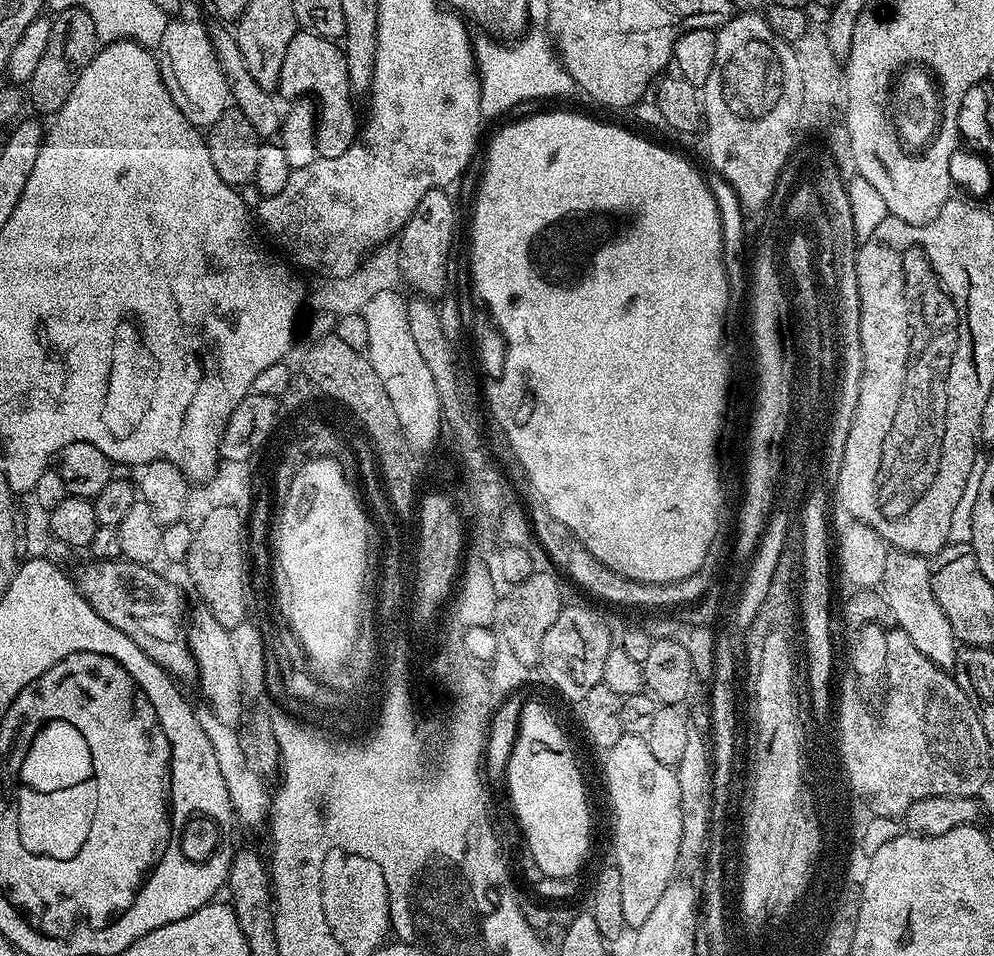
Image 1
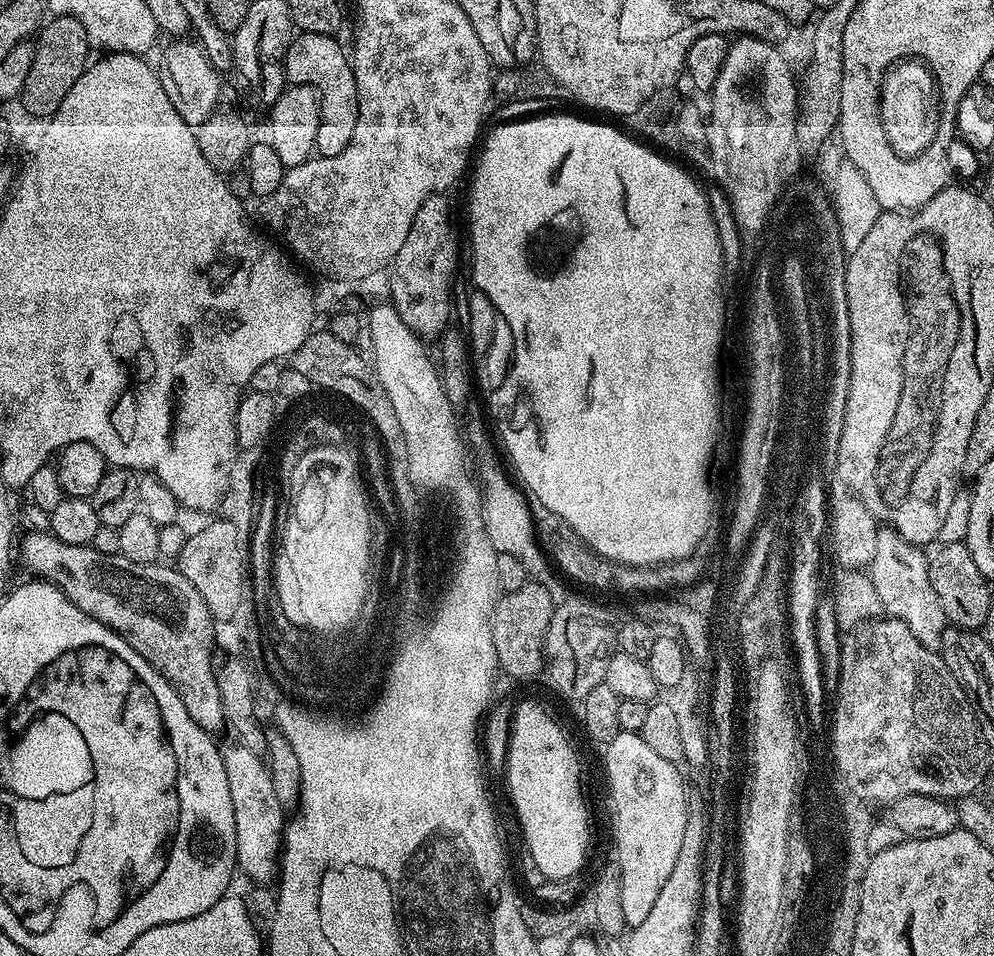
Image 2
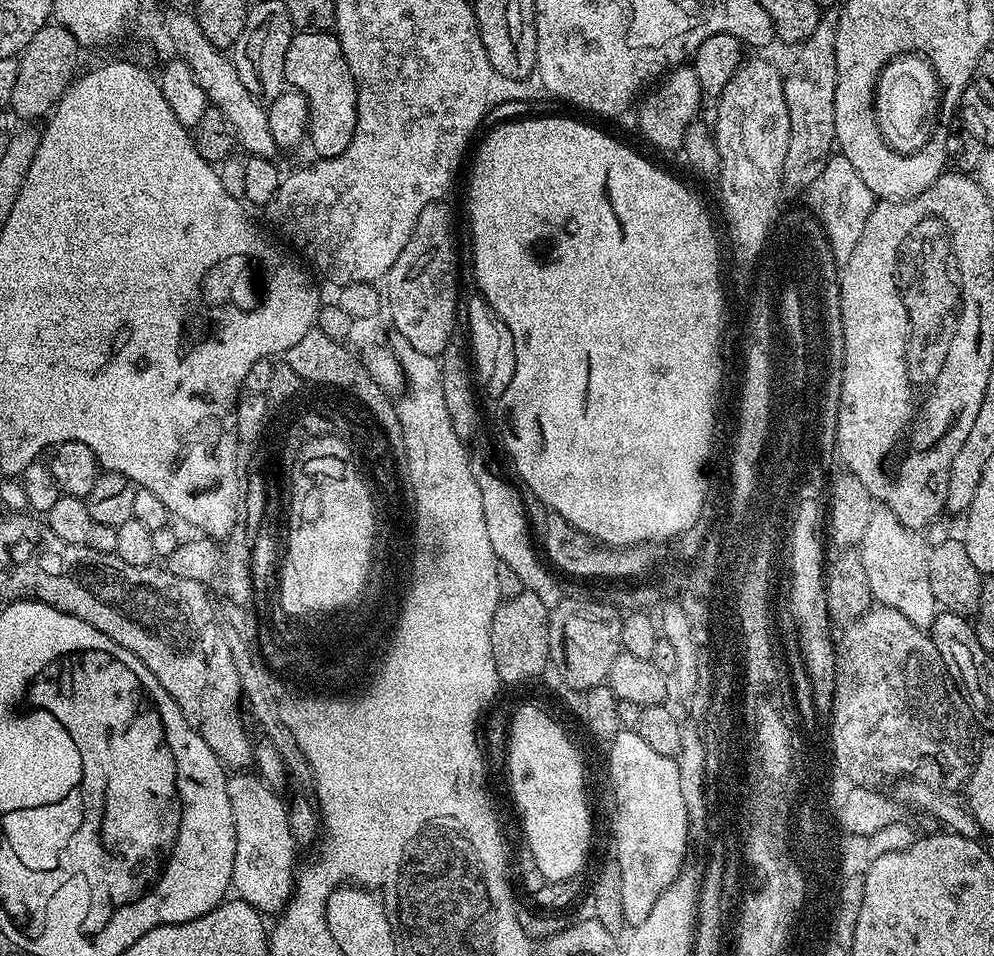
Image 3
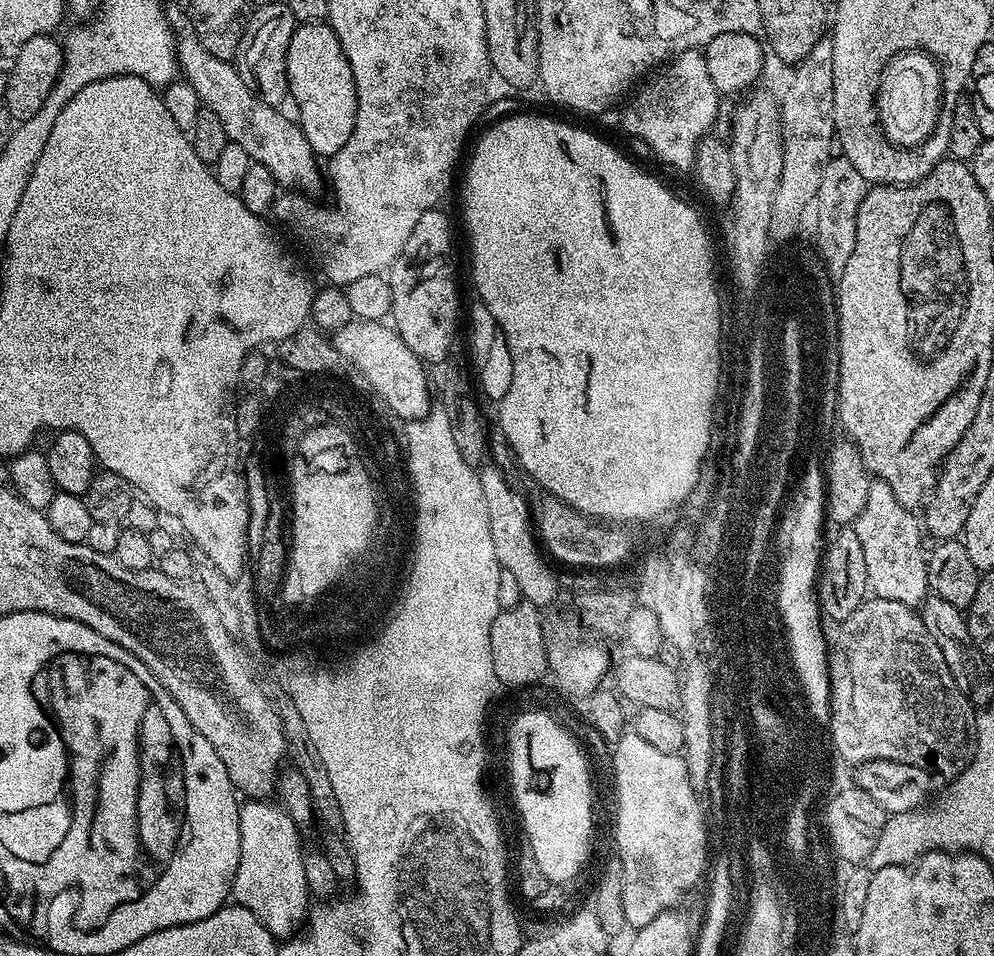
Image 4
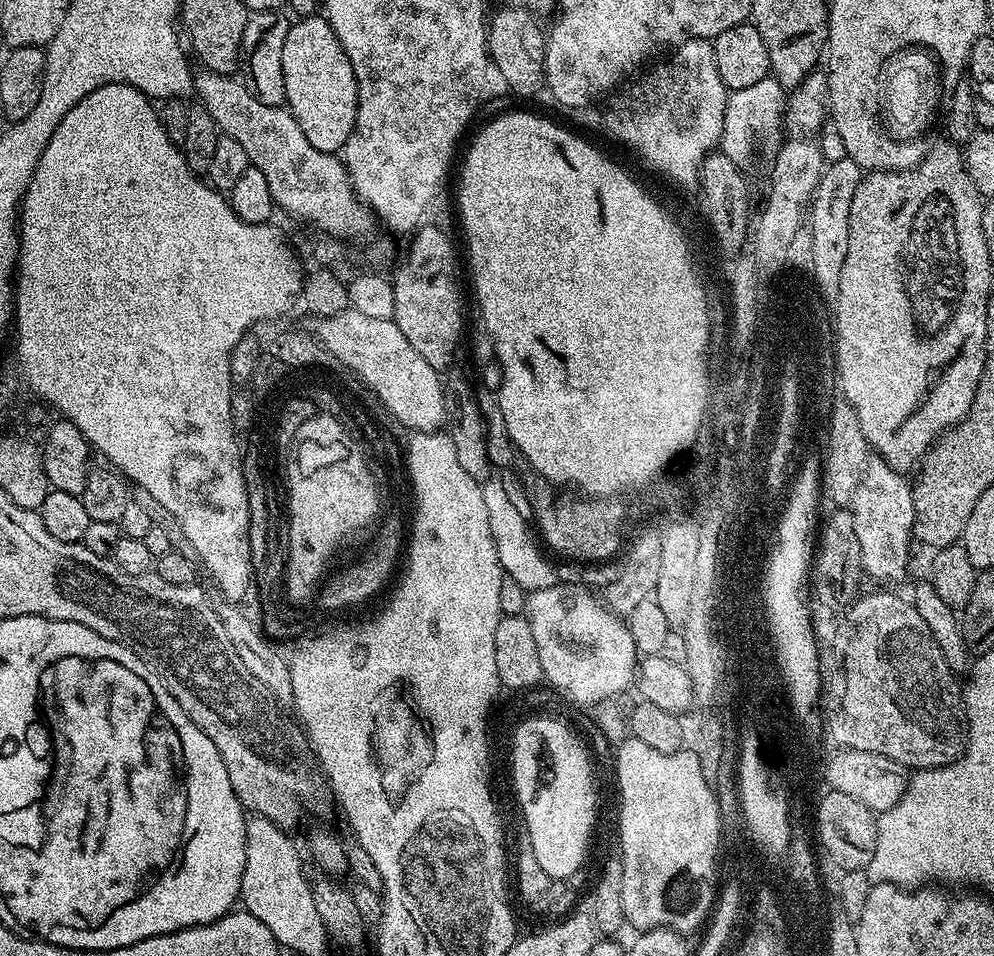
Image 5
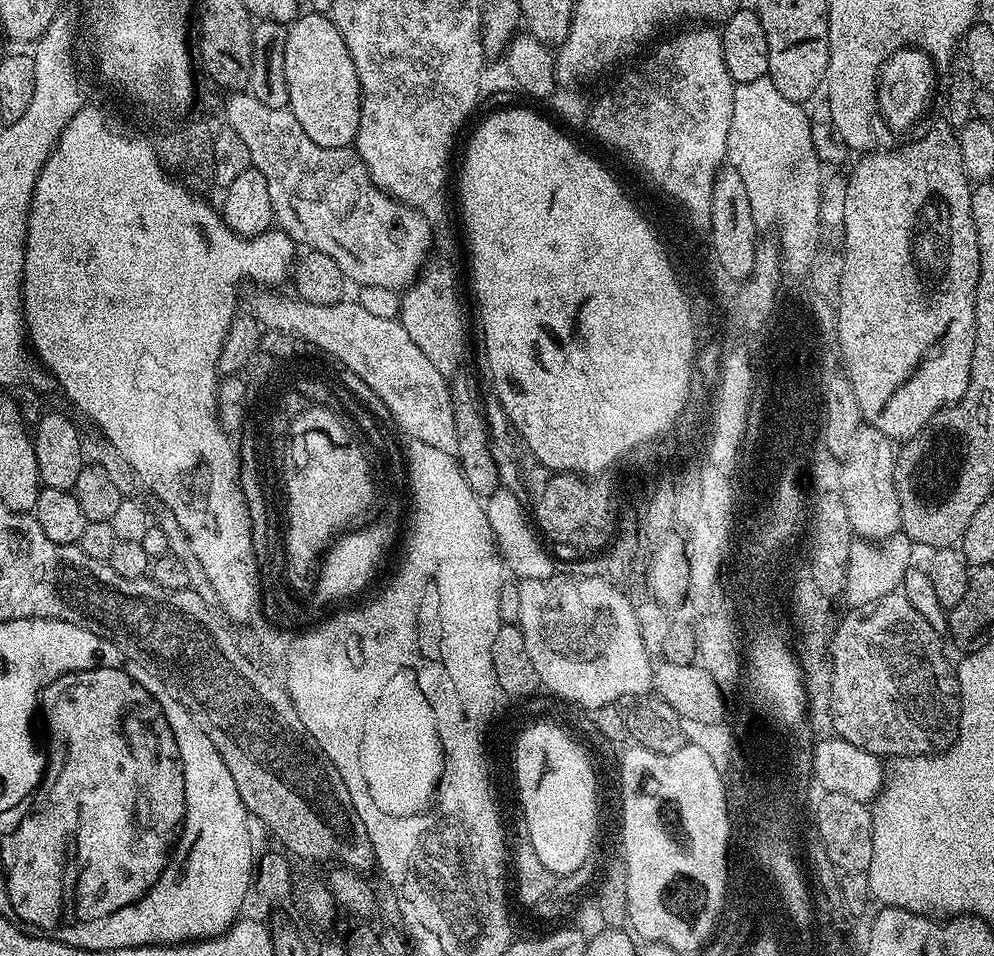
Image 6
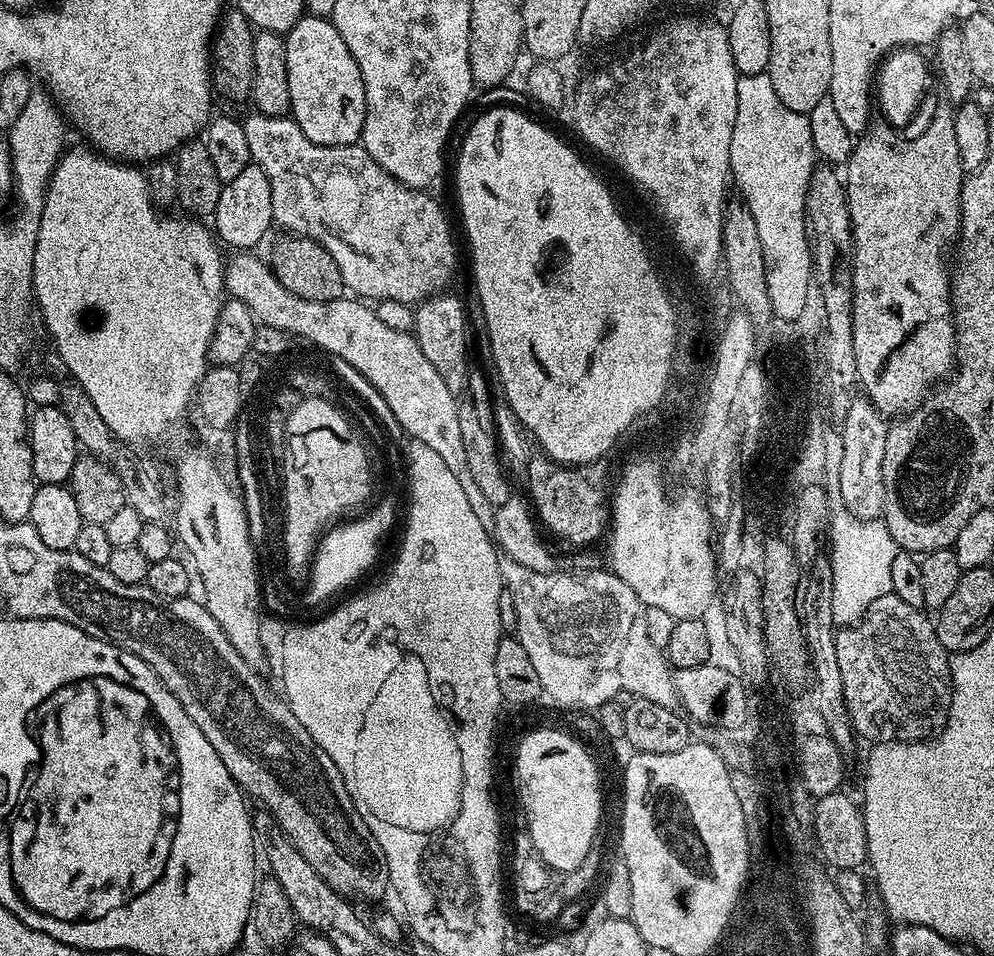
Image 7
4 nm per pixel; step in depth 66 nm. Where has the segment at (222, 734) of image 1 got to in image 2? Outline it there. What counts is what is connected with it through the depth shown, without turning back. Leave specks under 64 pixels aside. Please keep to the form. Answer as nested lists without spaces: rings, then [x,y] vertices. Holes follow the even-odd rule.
[[[232,742],[227,749],[223,749],[224,765],[226,766],[226,783],[230,785],[230,803],[234,805],[234,834],[236,835],[236,867],[239,875],[249,876],[256,884],[273,883],[278,872],[280,854],[284,843],[284,829],[286,827],[286,813],[278,804],[274,794],[274,785],[268,765],[261,757],[250,754],[244,745]]]

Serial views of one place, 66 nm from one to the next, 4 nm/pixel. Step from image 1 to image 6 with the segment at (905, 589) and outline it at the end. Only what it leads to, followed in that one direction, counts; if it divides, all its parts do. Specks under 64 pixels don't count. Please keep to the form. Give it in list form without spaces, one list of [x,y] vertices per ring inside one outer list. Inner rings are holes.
[[[862,426],[853,438],[853,448],[845,457],[845,464],[840,467],[842,484],[842,502],[845,503],[853,533],[864,542],[883,542],[892,539],[901,531],[900,507],[898,506],[898,490],[894,482],[894,466],[896,452],[893,441],[883,436],[878,429]]]

